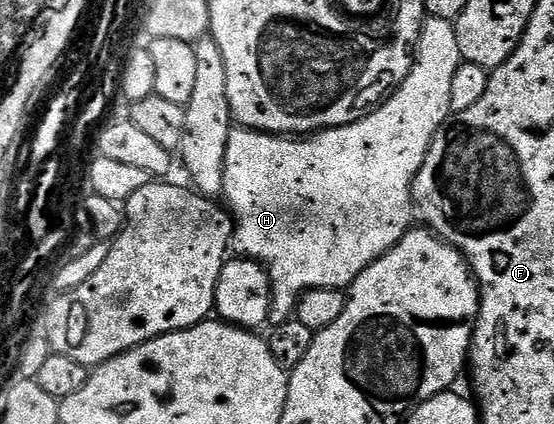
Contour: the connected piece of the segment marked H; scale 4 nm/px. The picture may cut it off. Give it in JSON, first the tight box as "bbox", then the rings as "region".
{"bbox":[222,18,461,325],"region":[[[427,18],[423,21],[423,31],[419,34],[419,42],[413,57],[411,73],[404,78],[403,83],[394,89],[376,107],[368,111],[357,122],[346,124],[340,128],[326,128],[323,132],[317,132],[302,138],[289,136],[272,136],[270,132],[253,132],[242,126],[232,127],[229,134],[229,142],[225,150],[225,162],[223,163],[222,199],[227,199],[226,207],[233,213],[233,248],[236,253],[242,254],[246,259],[256,260],[263,265],[264,270],[271,280],[271,310],[270,323],[272,325],[283,324],[292,319],[295,306],[299,303],[299,297],[310,288],[338,288],[350,289],[352,282],[377,258],[381,258],[395,243],[400,240],[412,227],[413,205],[411,203],[411,187],[416,174],[421,170],[425,162],[425,154],[433,142],[433,138],[439,129],[447,123],[452,115],[451,91],[453,90],[453,74],[457,74],[461,57],[457,46],[457,34],[455,26],[449,20],[436,20]]]}

